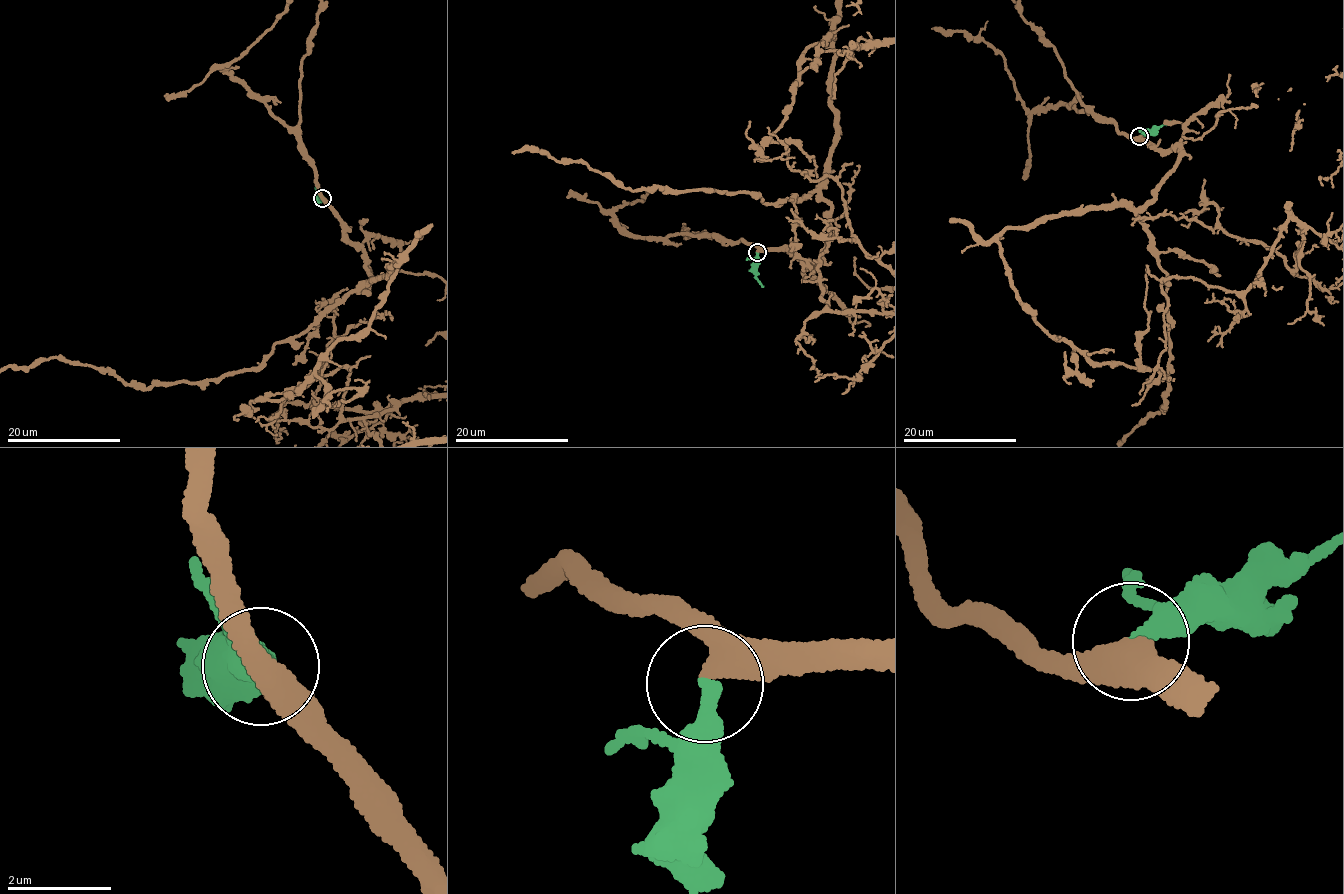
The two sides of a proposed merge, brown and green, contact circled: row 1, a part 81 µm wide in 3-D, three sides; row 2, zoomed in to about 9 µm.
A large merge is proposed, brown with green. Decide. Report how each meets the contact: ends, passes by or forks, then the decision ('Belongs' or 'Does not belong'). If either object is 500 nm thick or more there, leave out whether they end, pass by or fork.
At the ring brown passes by. At the ring green ends. Belongs

